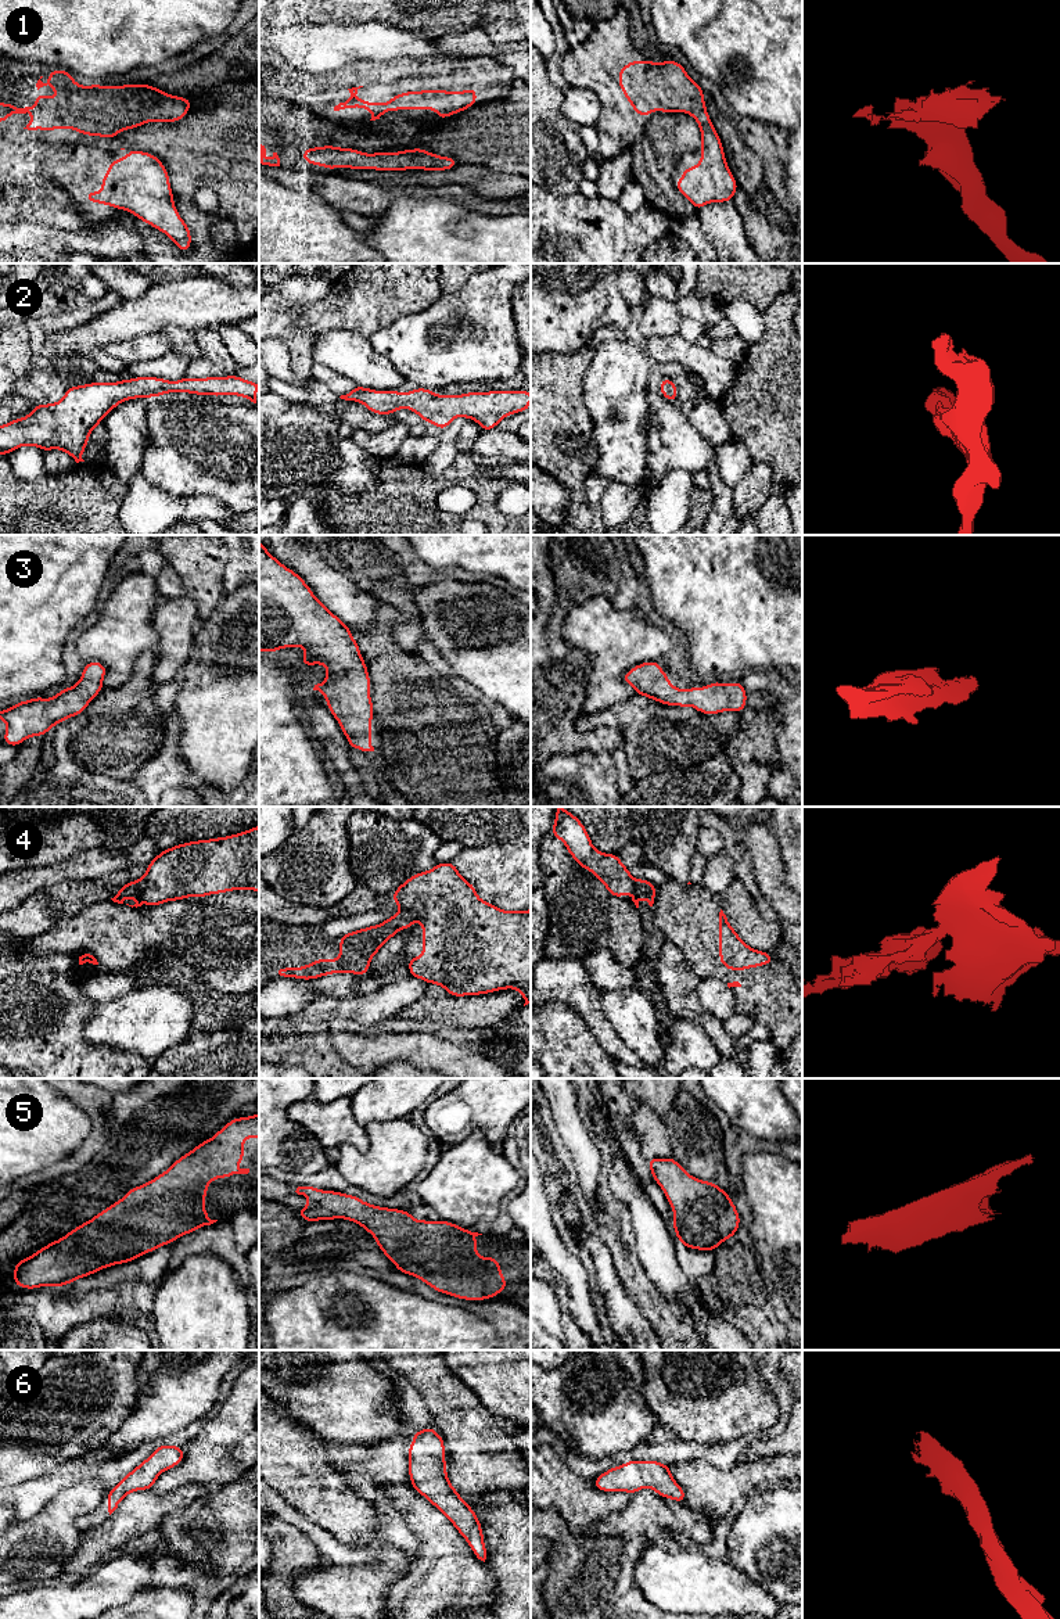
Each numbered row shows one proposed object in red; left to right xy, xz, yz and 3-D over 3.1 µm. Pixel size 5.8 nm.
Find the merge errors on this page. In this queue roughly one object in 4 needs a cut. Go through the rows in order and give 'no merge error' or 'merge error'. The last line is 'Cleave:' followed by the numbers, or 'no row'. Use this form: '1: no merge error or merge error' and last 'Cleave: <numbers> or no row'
1: no merge error
2: no merge error
3: no merge error
4: merge error
5: no merge error
6: no merge error
Cleave: 4

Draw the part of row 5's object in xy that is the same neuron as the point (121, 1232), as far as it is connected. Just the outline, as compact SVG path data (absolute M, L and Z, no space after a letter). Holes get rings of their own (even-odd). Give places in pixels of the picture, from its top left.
M259 1113L234 1117L212 1138L198 1144L150 1182L129 1189L122 1199L91 1220L15 1263L12 1282L17 1284L17 1288L25 1289L65 1286L103 1268L136 1261L145 1253L172 1243L204 1225L216 1223L218 1220L211 1220L205 1211L208 1185L215 1178L249 1173L249 1169L234 1167L236 1163L244 1162L245 1138L259 1138Z

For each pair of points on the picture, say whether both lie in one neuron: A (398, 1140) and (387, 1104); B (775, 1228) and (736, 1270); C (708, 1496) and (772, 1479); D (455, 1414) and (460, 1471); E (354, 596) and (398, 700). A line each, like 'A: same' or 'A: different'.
A: different
B: different
C: same
D: same
E: different

